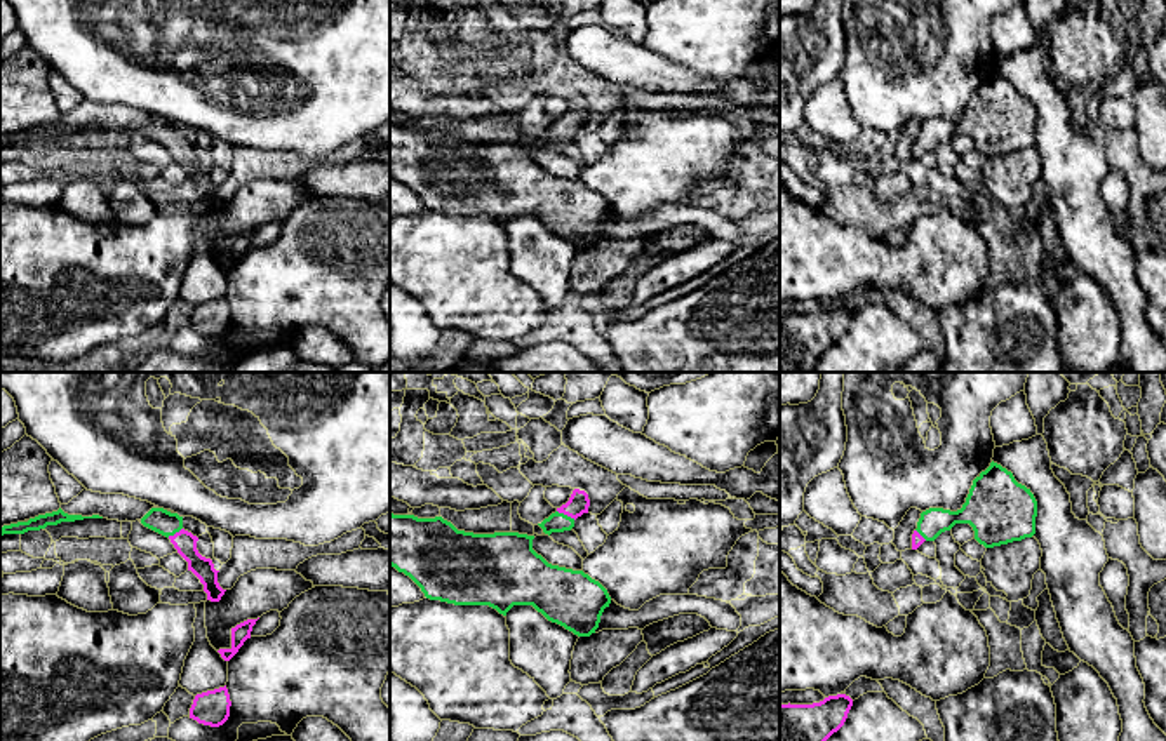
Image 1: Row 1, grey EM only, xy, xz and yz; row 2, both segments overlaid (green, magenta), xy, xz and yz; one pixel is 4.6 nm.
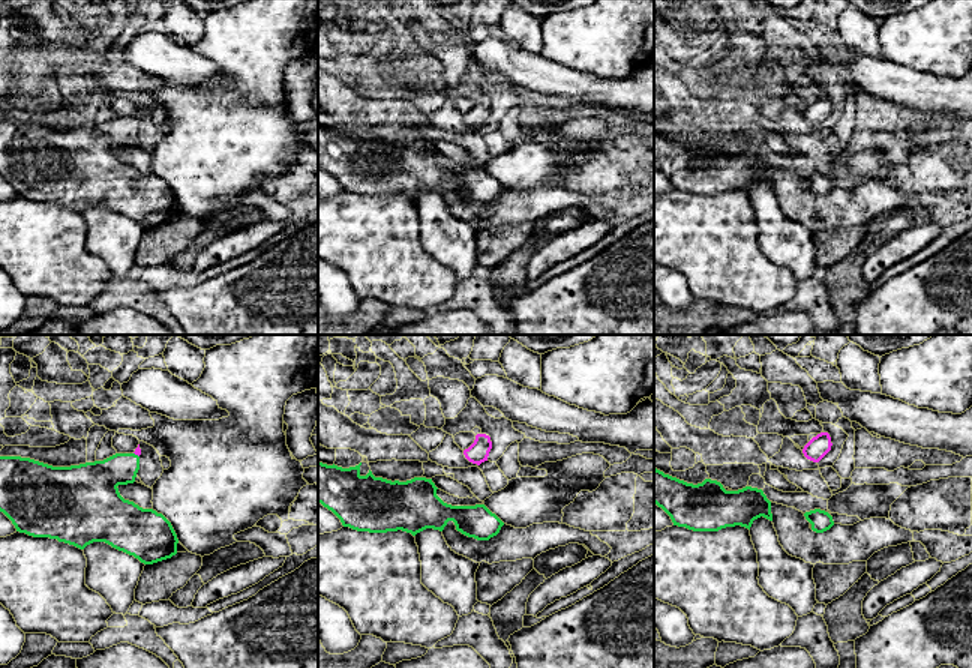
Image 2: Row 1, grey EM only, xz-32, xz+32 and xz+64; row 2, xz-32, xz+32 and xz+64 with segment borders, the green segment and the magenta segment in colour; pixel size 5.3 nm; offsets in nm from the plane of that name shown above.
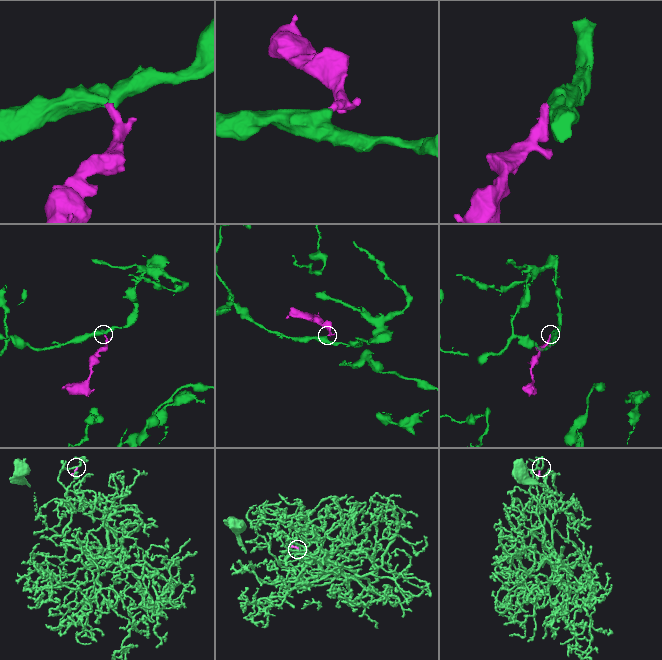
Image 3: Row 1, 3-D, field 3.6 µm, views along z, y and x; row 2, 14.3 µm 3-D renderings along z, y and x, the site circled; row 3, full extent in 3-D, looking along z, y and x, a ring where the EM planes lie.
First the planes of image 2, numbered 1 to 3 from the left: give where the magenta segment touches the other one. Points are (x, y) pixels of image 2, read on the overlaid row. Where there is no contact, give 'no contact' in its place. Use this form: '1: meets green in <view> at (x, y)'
1: meets green in xz-32 at (137, 455)
2: no contact
3: no contact

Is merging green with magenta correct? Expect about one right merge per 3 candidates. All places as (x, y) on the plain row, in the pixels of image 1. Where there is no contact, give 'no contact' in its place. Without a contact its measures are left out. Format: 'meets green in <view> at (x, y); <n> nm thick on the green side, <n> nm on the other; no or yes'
meets green in xz at (566, 126); 100 nm thick on the green side, 100 nm on the other; yes

